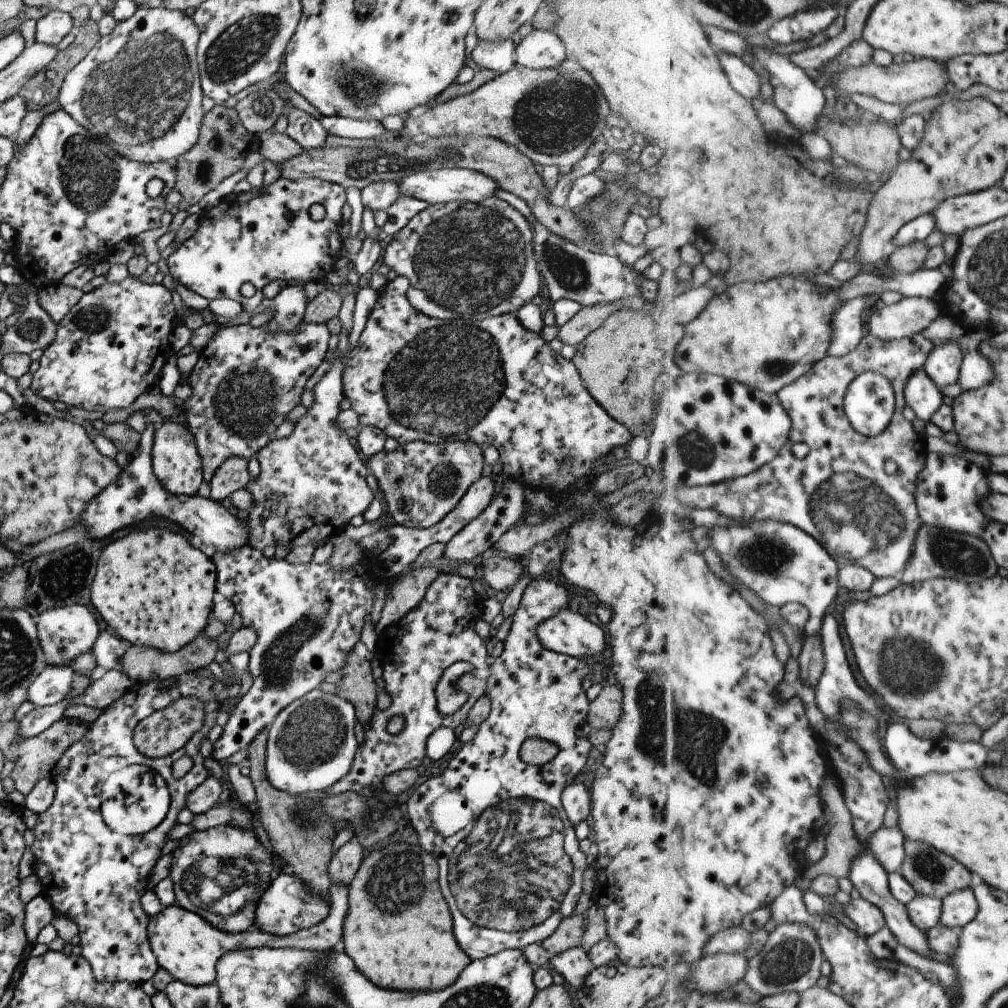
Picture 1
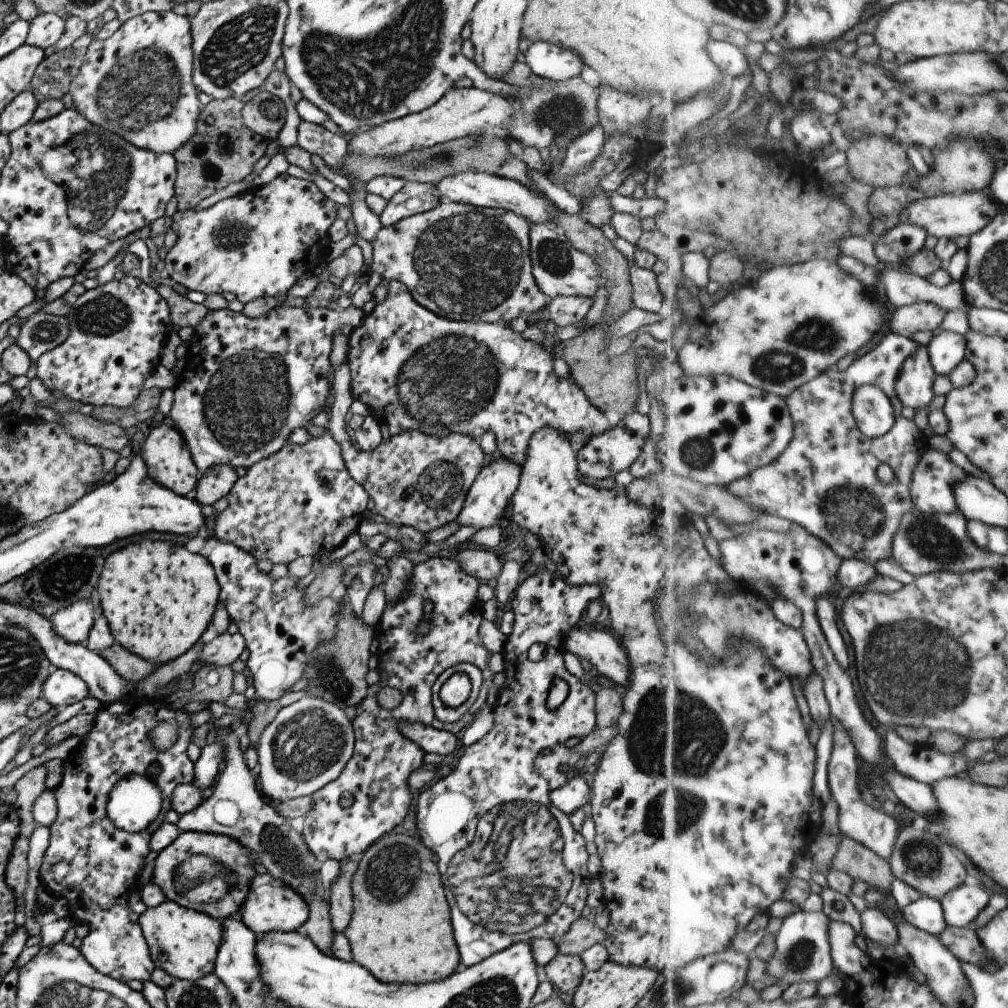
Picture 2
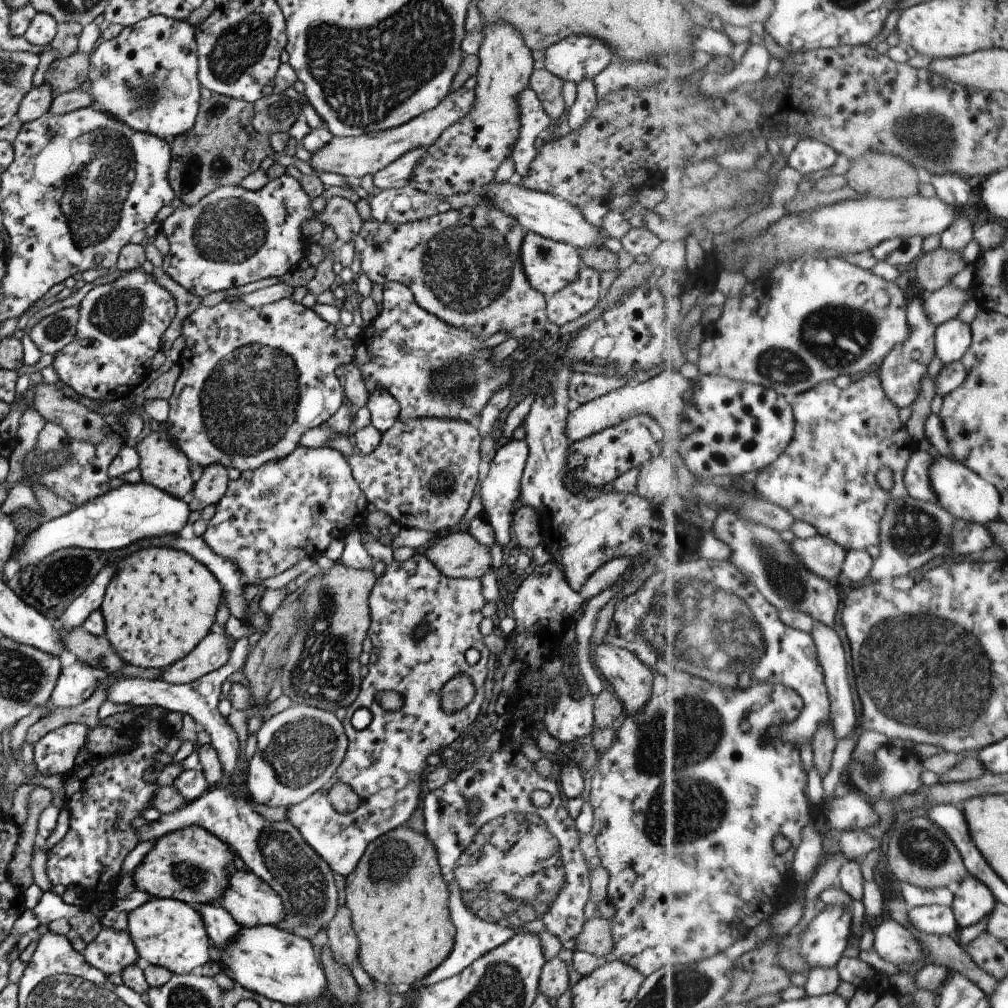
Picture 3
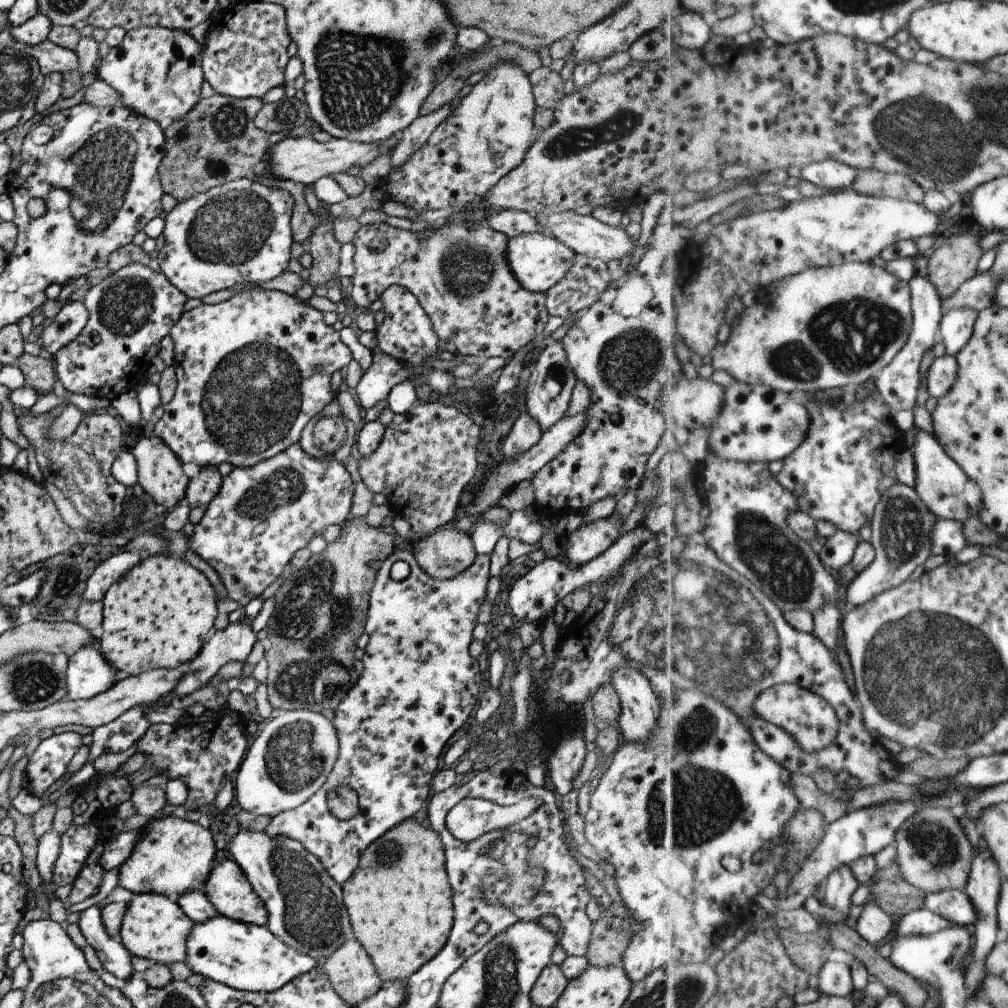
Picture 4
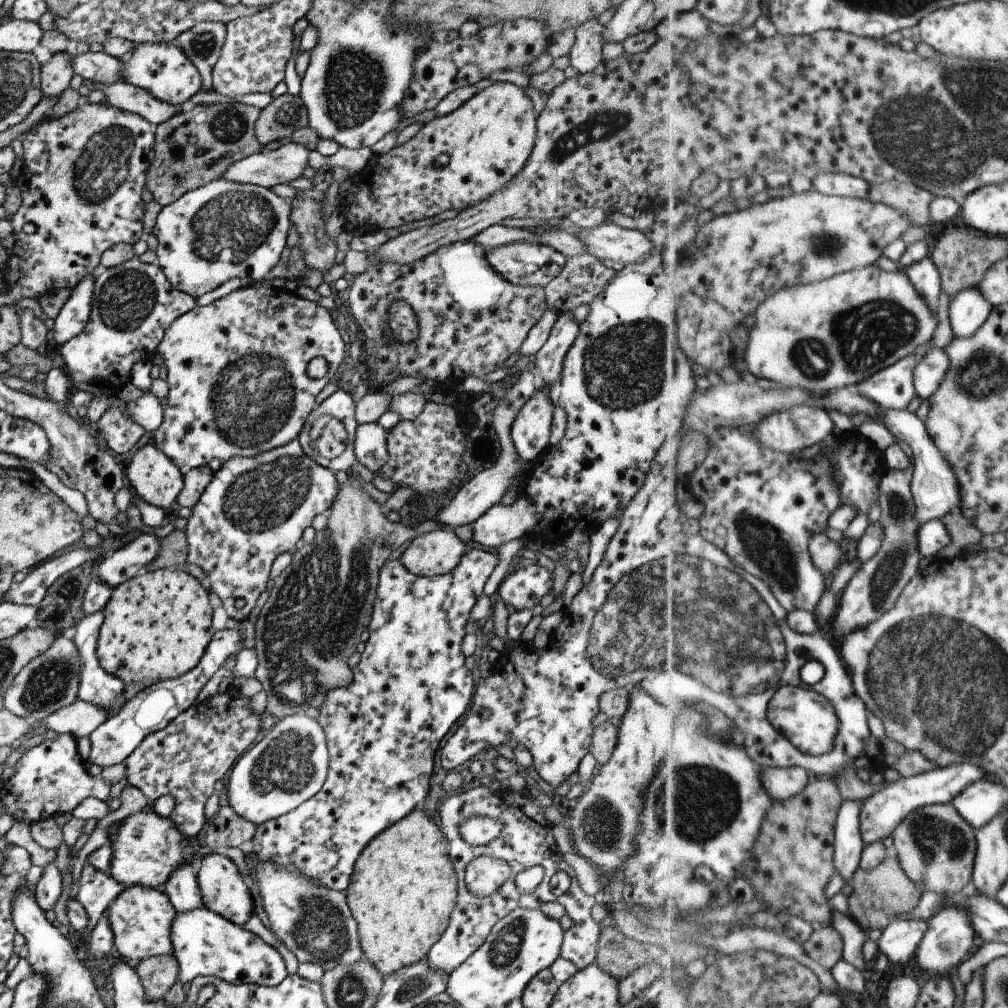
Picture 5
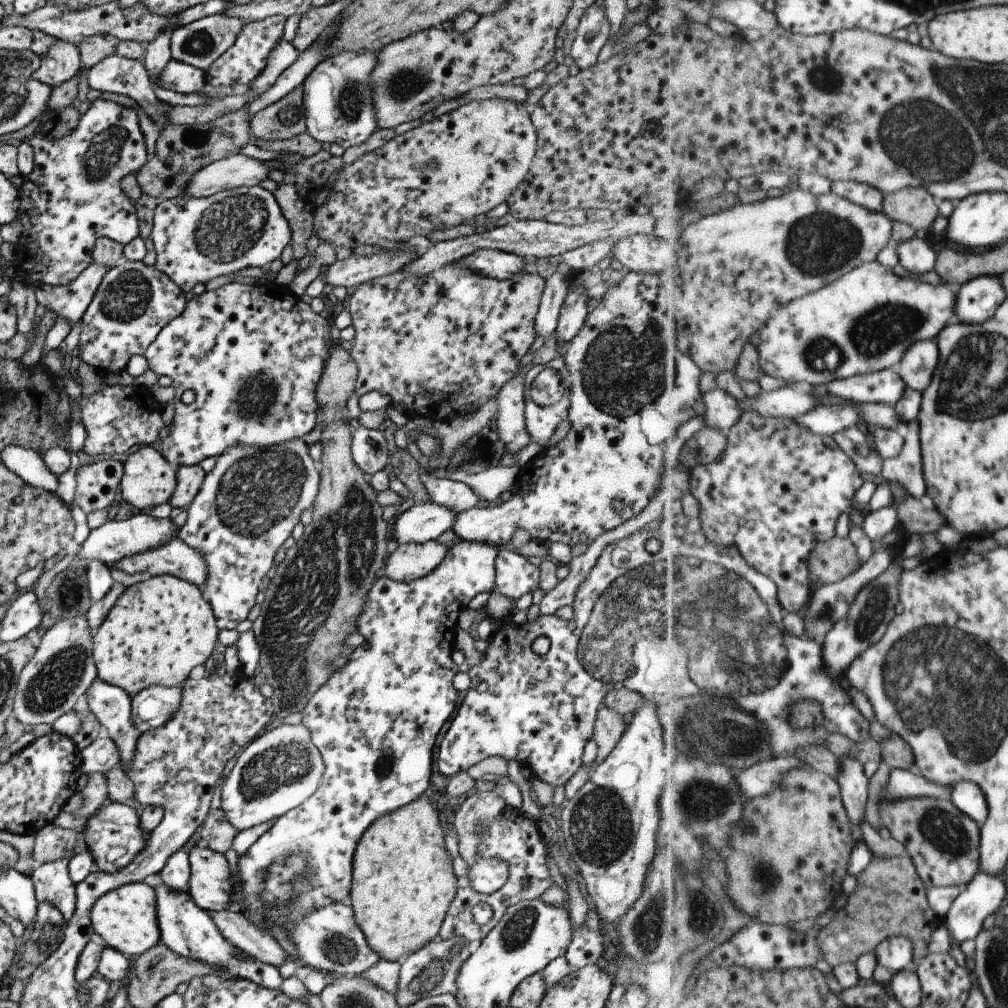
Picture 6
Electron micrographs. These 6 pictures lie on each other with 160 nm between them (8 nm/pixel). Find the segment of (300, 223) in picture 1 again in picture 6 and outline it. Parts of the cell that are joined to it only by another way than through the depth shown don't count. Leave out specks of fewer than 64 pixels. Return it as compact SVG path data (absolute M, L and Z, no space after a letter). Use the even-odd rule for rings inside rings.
M258 185L229 188L208 197L183 197L166 199L154 208L150 238L155 250L155 267L184 293L194 284L205 284L211 278L227 276L241 268L263 268L279 258L281 250L290 244L291 229L281 214L274 196Z

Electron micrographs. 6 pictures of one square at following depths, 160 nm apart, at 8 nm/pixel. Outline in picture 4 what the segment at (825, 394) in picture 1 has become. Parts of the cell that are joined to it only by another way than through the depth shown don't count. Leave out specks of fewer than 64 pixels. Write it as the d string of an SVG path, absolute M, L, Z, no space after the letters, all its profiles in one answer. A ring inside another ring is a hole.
M879 392L871 394L863 402L854 402L851 408L842 400L824 405L811 401L805 406L811 413L812 427L805 442L784 458L778 479L800 501L801 511L809 513L817 521L833 522L839 531L858 533L863 526L871 524L884 493L898 483L896 460L899 450L907 448L907 436L891 421L893 412Z

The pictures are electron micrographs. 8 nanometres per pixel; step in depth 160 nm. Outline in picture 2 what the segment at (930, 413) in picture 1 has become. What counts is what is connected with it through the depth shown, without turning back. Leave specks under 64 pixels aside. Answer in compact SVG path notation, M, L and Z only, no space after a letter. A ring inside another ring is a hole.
M920 346L915 354L905 362L900 378L896 382L896 391L903 401L904 406L917 410L921 407L929 407L935 392L933 392L933 380L936 370L930 359L928 346Z

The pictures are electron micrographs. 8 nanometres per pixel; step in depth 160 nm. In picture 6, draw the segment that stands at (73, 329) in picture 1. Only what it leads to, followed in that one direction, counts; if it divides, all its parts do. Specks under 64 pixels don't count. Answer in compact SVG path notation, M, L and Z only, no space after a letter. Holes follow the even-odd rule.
M121 260L107 269L80 318L75 362L92 366L99 373L119 372L130 356L145 352L161 328L183 312L185 303L184 292L155 267Z

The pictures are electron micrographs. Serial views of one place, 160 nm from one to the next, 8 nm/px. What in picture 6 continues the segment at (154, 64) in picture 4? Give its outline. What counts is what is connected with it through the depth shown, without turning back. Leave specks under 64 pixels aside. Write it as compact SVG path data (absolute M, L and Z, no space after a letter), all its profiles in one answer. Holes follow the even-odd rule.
M170 58L161 66L158 83L178 95L190 95L199 92L206 82L204 71Z

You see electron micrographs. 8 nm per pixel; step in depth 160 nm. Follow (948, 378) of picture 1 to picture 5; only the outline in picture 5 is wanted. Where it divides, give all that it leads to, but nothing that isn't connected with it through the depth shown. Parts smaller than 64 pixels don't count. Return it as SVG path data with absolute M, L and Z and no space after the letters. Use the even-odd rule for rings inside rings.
M969 287L949 302L951 330L955 337L970 337L976 333L994 311L994 304L981 294L981 289Z

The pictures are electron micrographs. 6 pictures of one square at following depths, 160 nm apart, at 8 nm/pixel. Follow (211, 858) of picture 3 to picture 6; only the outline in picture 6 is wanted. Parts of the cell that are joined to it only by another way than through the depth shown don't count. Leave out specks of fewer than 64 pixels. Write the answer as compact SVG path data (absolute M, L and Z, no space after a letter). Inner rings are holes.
M121 803L101 805L87 820L82 828L85 850L90 852L99 871L111 873L119 871L144 847L149 833L140 829L140 818L135 811Z

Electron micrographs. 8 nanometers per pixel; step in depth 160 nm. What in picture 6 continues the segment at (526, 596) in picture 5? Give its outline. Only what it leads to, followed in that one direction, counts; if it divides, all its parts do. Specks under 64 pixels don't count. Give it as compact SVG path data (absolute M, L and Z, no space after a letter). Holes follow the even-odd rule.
M499 550L494 560L494 588L512 601L538 588L539 569L515 551Z

